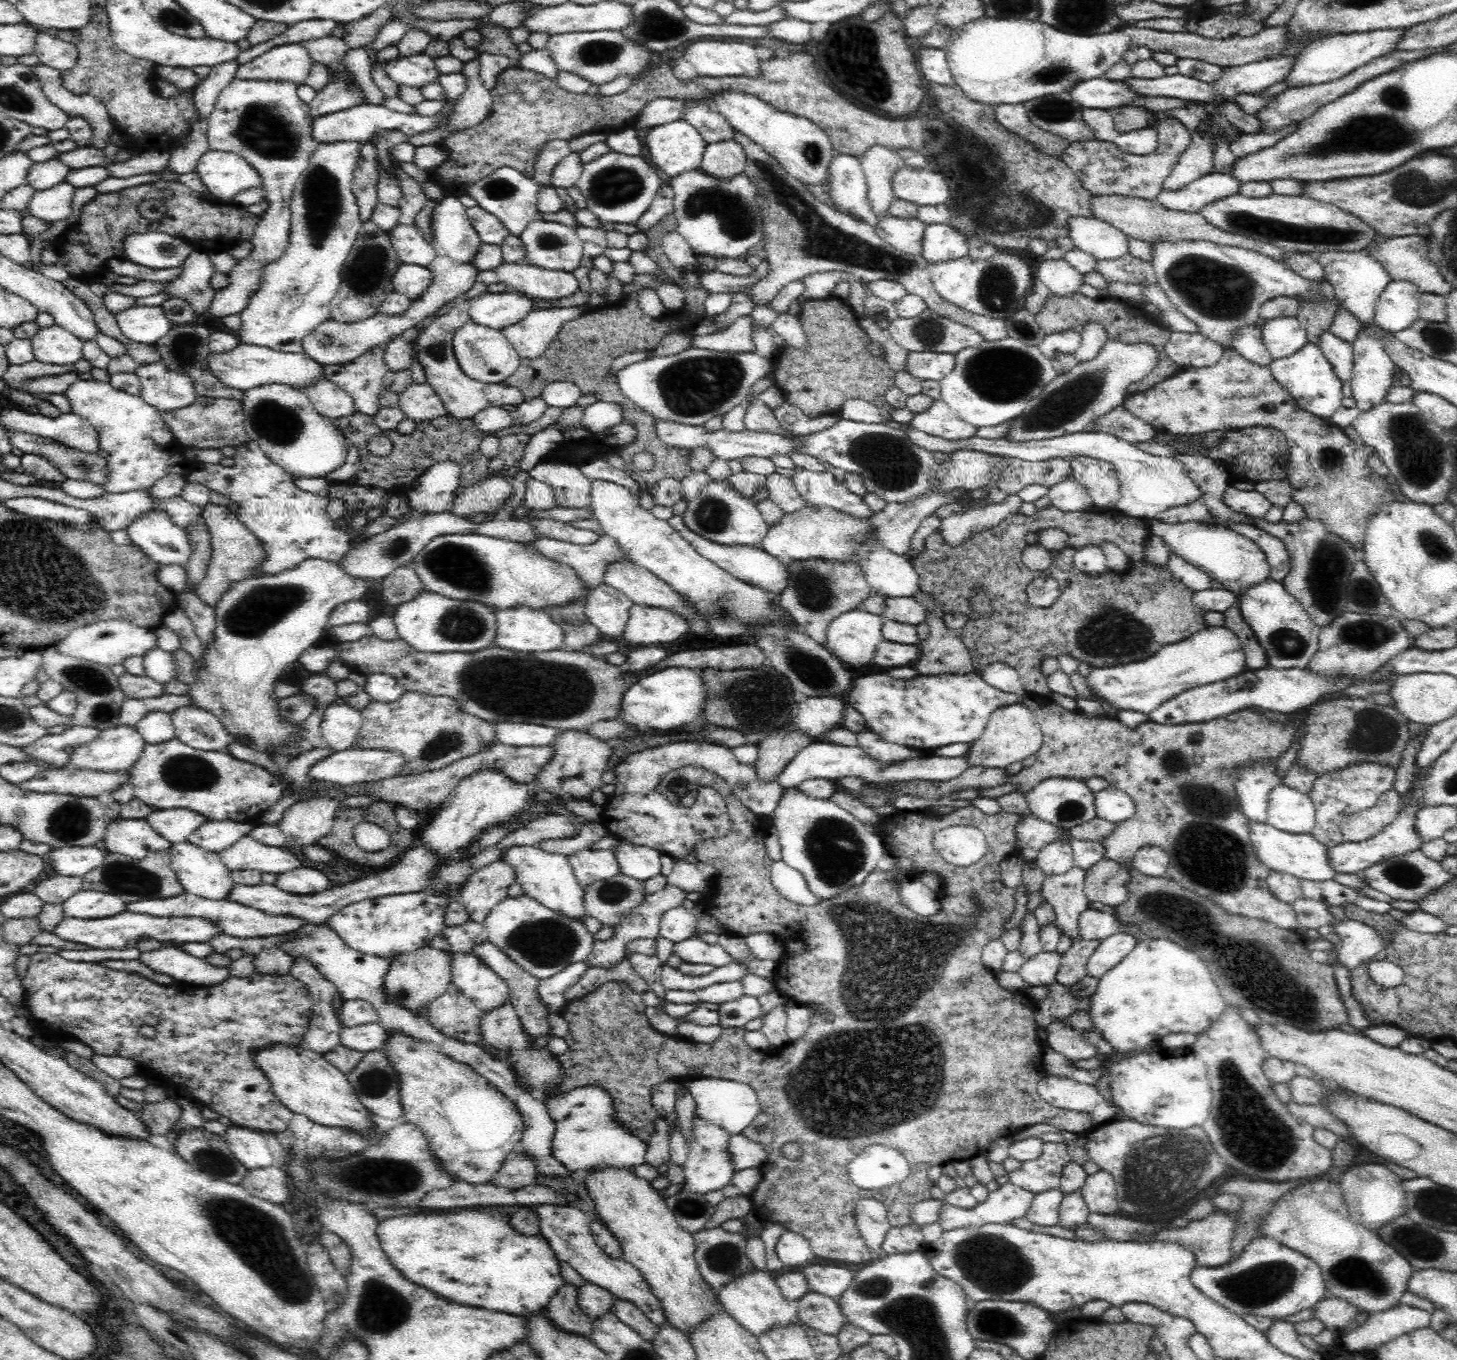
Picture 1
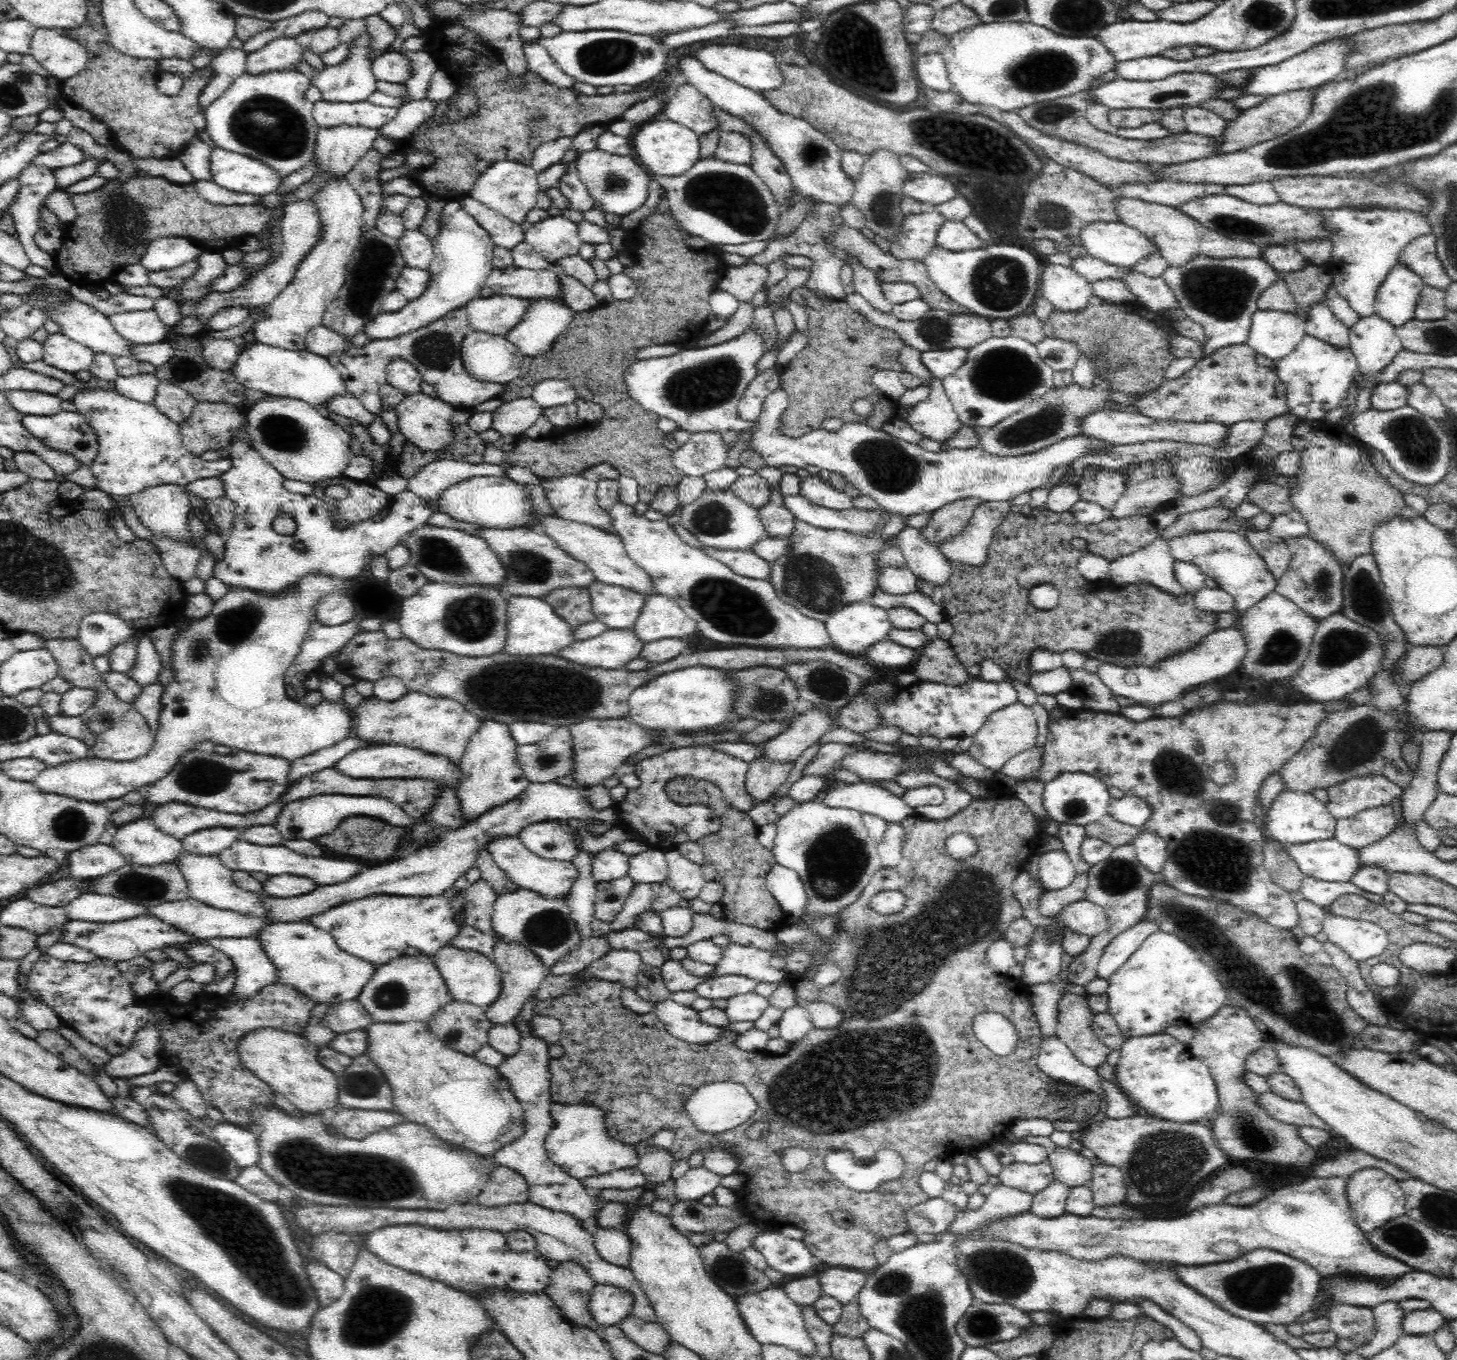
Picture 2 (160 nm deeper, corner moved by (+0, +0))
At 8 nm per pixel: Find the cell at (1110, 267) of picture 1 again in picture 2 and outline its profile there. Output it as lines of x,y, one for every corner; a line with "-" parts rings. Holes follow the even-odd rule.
1130,271
1123,281
1137,296
1137,302
1142,303
1142,306
1146,307
1148,311
1160,314
1160,312
1179,306
1172,289
1167,286
1162,277
1148,277

